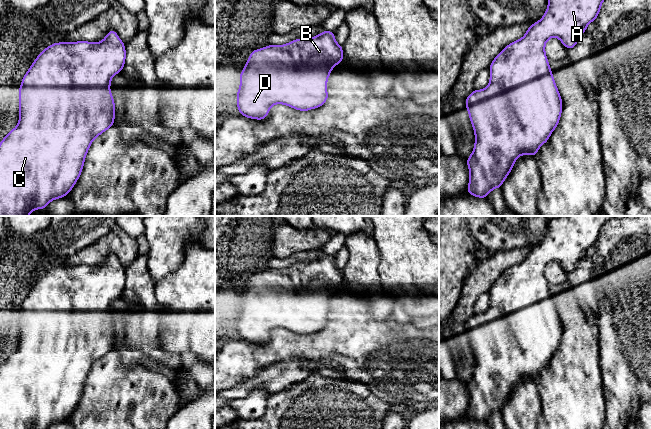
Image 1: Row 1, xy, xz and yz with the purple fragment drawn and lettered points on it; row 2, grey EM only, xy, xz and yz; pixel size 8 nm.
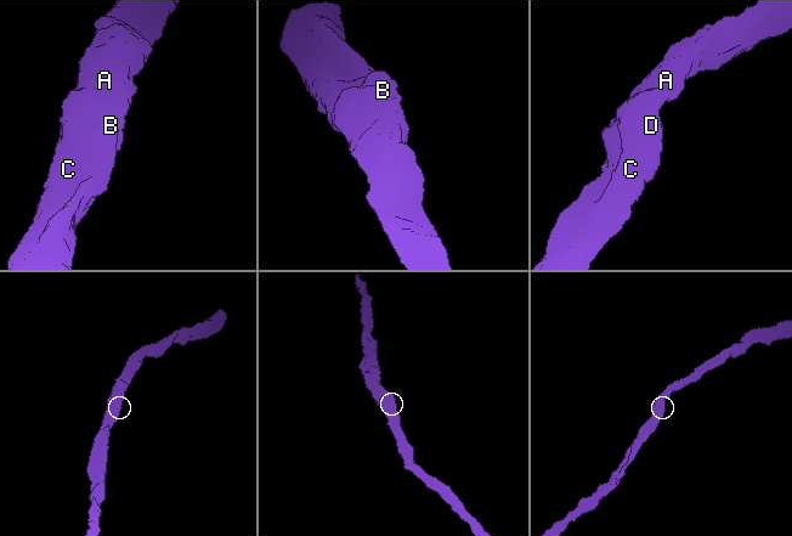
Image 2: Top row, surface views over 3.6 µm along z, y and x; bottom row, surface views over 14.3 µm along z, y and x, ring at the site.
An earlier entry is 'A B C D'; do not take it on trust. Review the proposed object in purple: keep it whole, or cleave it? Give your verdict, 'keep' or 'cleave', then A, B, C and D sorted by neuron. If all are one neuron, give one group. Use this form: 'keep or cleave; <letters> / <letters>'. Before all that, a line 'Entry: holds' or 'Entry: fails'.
Entry: holds
keep; A B C D

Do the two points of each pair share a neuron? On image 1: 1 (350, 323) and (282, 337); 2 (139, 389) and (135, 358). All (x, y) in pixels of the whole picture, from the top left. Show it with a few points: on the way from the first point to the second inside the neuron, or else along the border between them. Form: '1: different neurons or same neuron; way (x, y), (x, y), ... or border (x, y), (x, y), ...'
1: same neuron; way (333, 340), (331, 342), (299, 342)
2: different neurons; border (117, 351), (127, 367), (159, 371)

